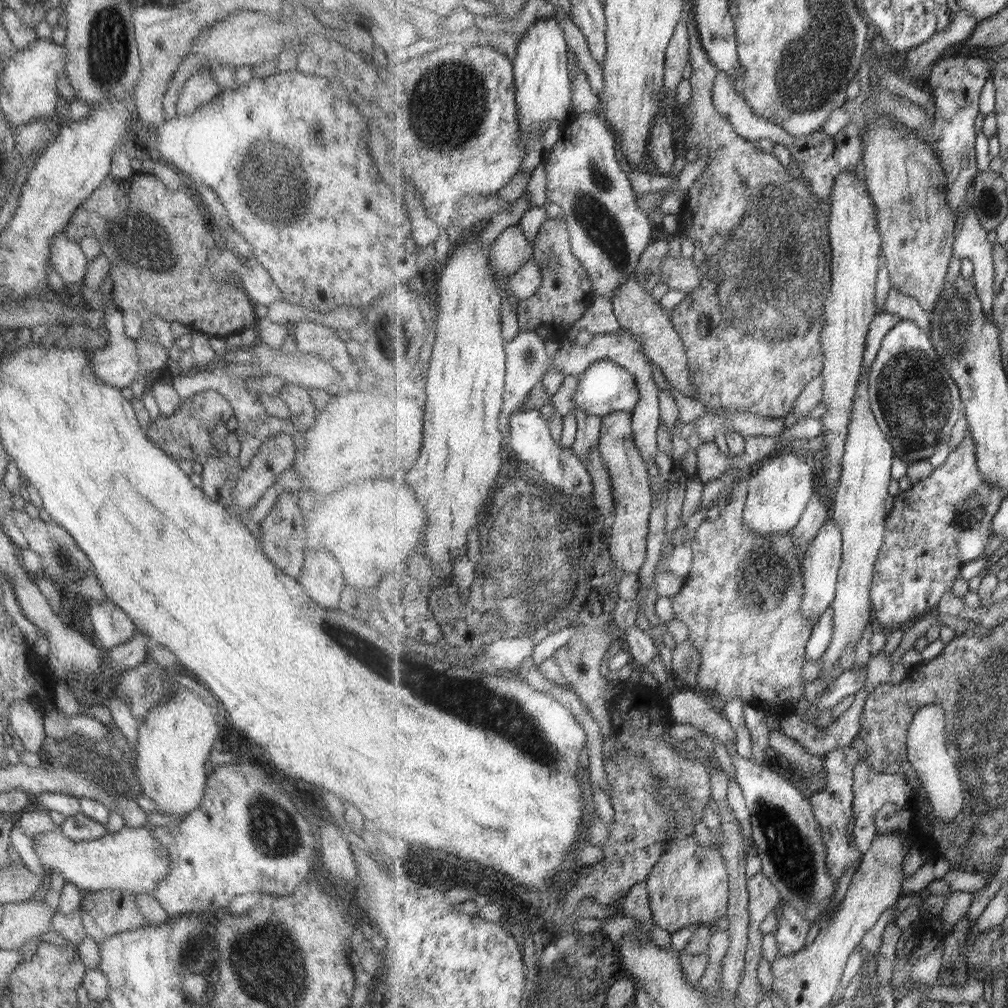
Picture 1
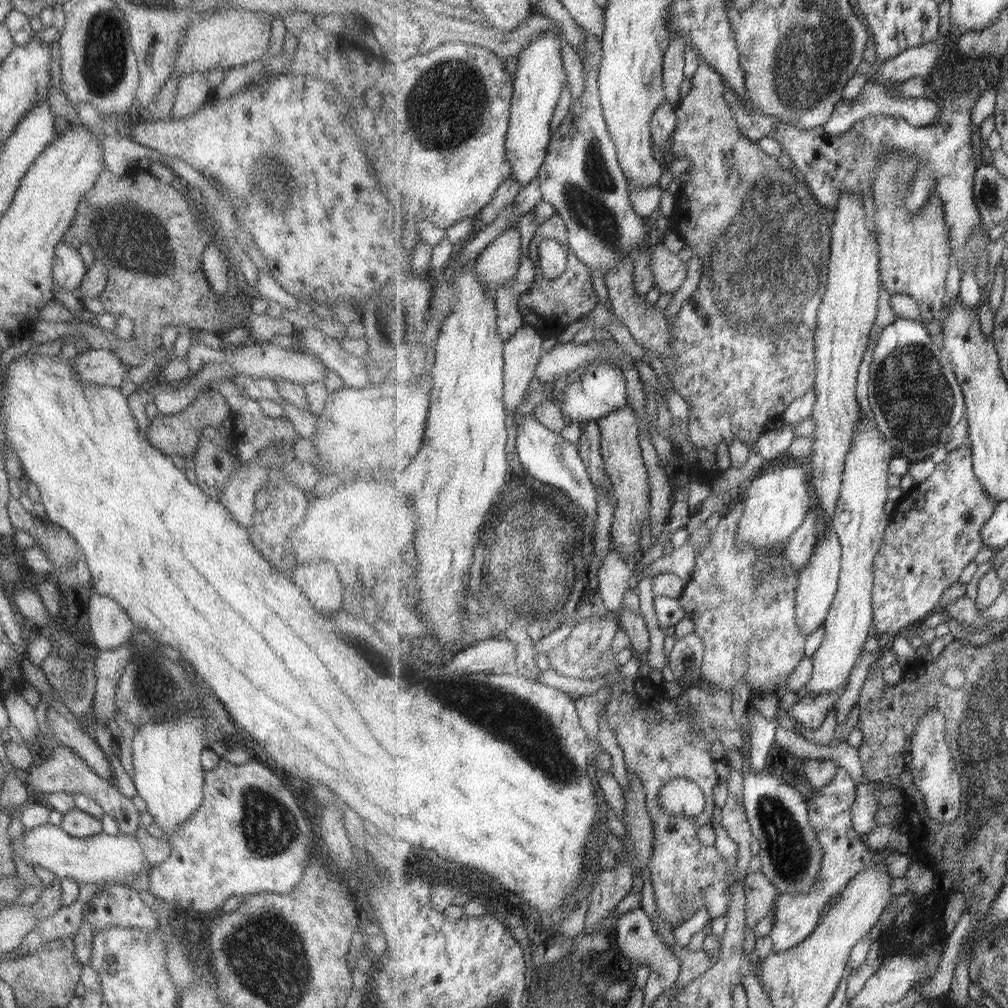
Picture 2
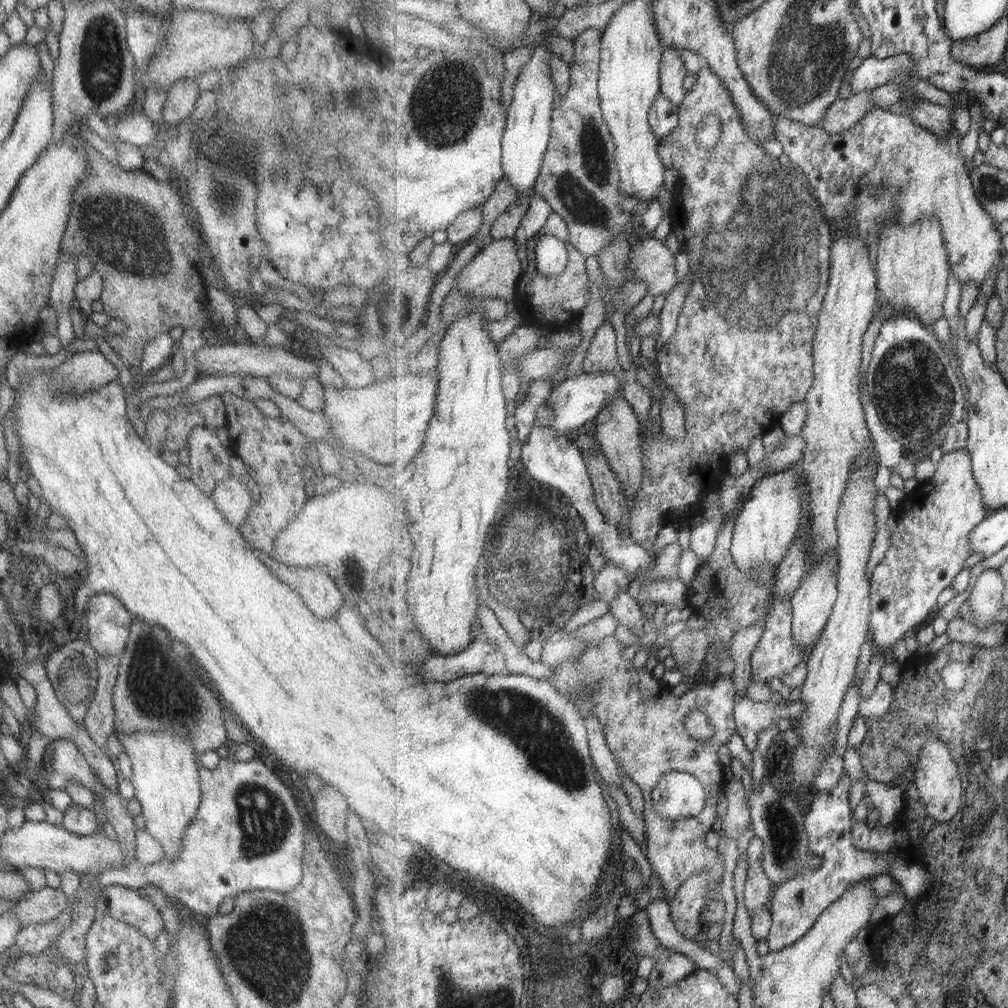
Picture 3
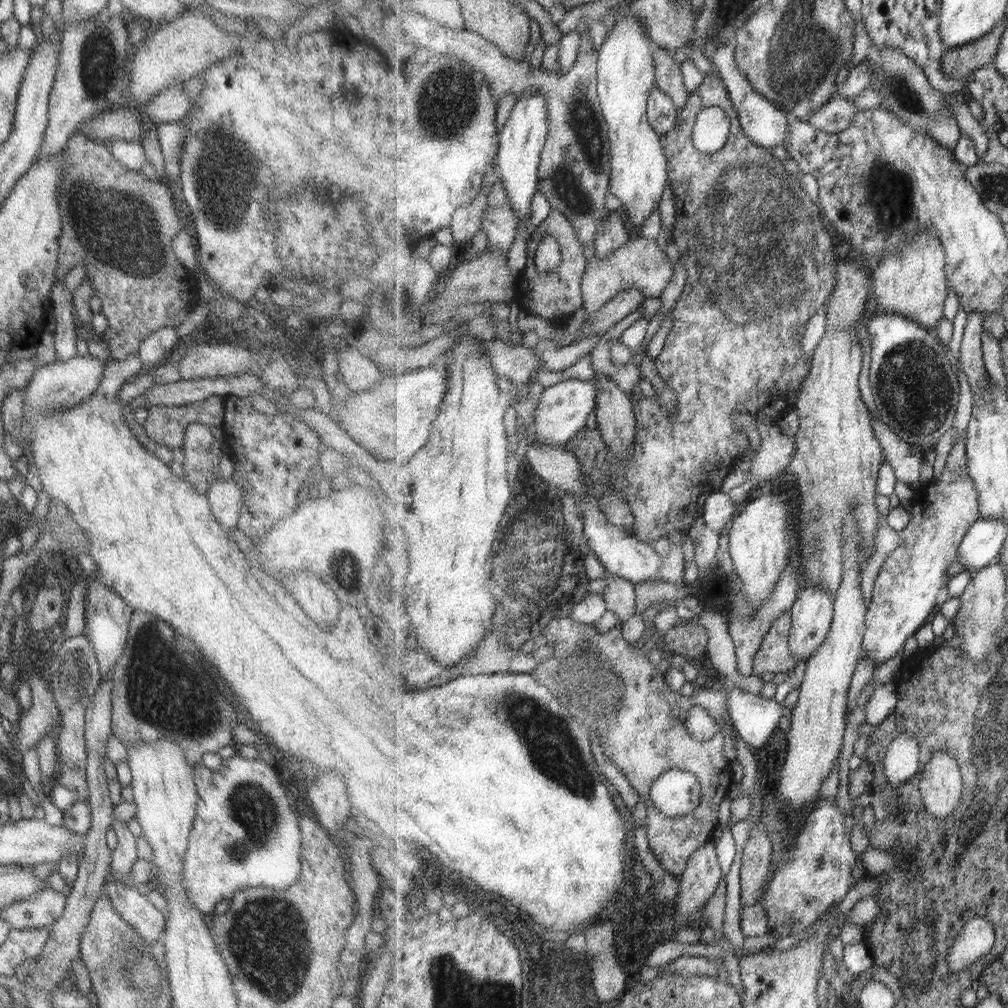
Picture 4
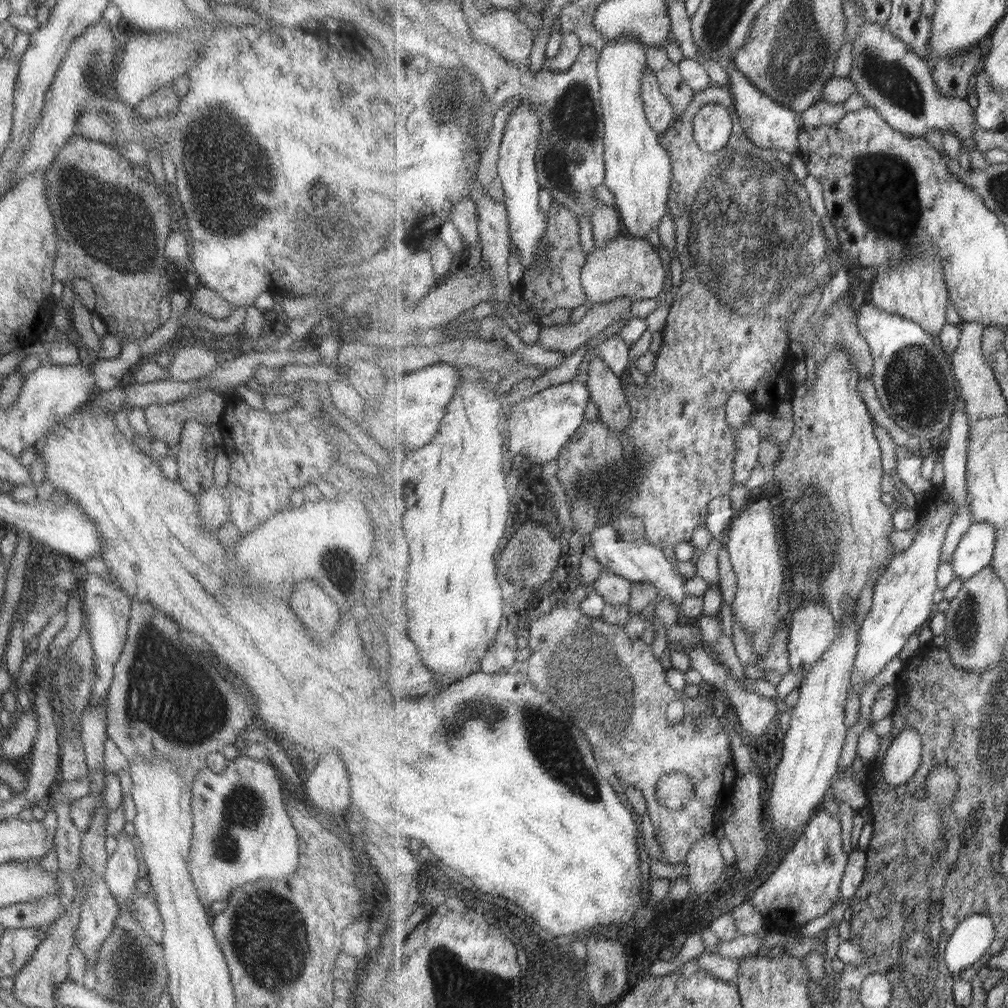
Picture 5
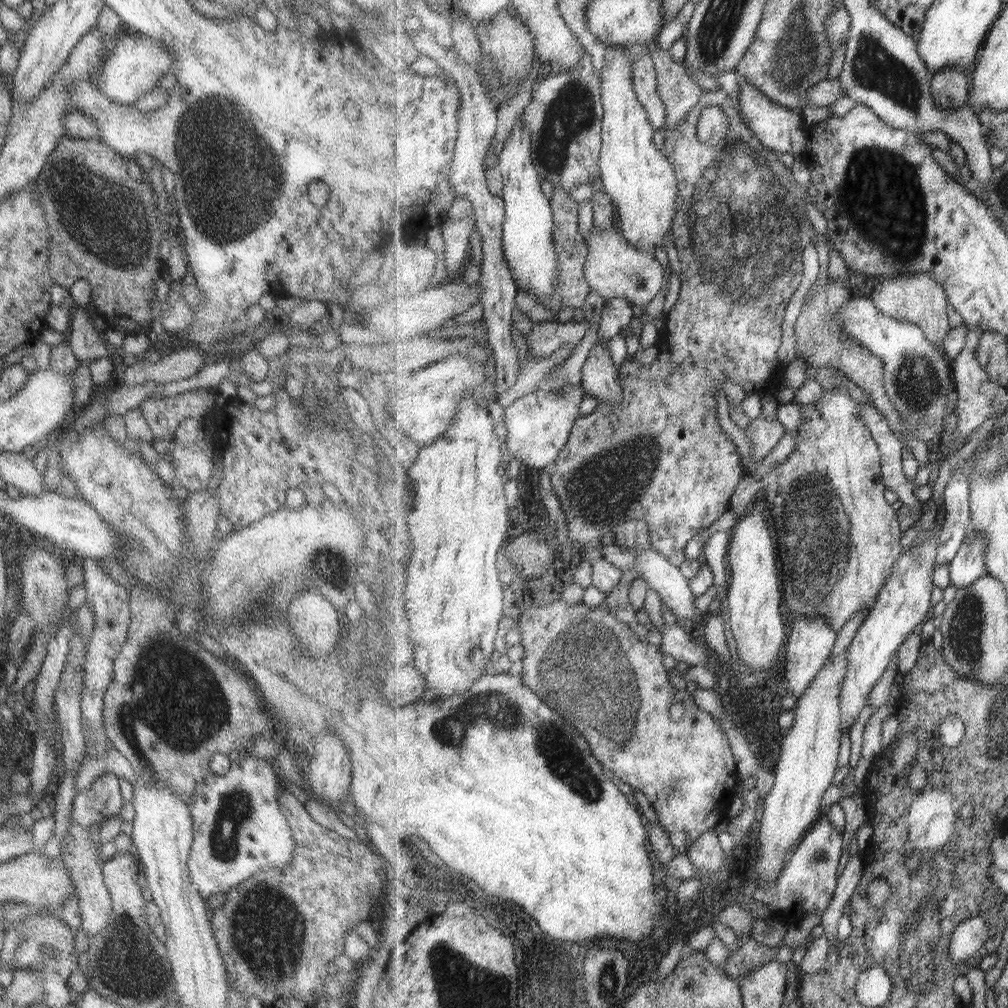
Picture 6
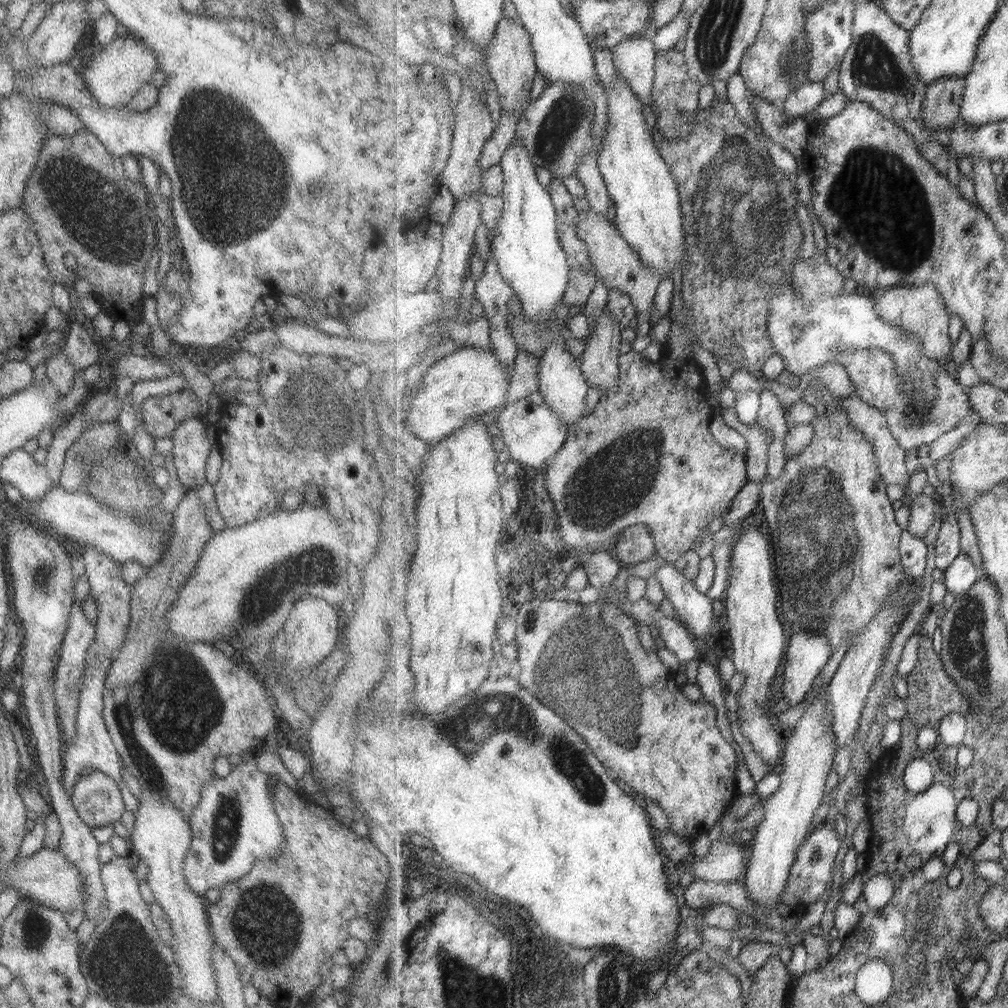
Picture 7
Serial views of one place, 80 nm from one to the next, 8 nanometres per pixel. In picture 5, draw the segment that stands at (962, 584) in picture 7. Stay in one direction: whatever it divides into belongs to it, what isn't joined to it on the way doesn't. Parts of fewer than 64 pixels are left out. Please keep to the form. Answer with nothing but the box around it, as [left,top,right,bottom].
[952,521,998,582]

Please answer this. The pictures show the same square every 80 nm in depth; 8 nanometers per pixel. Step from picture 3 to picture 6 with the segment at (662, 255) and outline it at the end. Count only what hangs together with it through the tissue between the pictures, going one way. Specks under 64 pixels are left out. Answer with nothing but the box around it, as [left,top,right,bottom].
[585,227,665,305]

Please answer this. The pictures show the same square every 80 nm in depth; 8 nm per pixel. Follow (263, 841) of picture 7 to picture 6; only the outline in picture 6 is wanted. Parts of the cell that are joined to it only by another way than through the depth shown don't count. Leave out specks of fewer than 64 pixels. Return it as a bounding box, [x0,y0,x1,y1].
[186,752,293,901]

